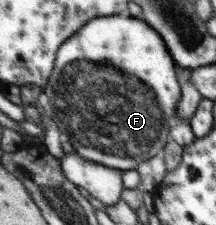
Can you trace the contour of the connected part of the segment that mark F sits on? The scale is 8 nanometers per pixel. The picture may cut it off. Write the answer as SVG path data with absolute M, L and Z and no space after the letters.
M96 17L73 33L58 48L54 70L43 87L50 100L51 115L67 134L74 152L85 160L125 172L158 155L170 140L176 107L182 98L179 75L165 41L140 17Z

